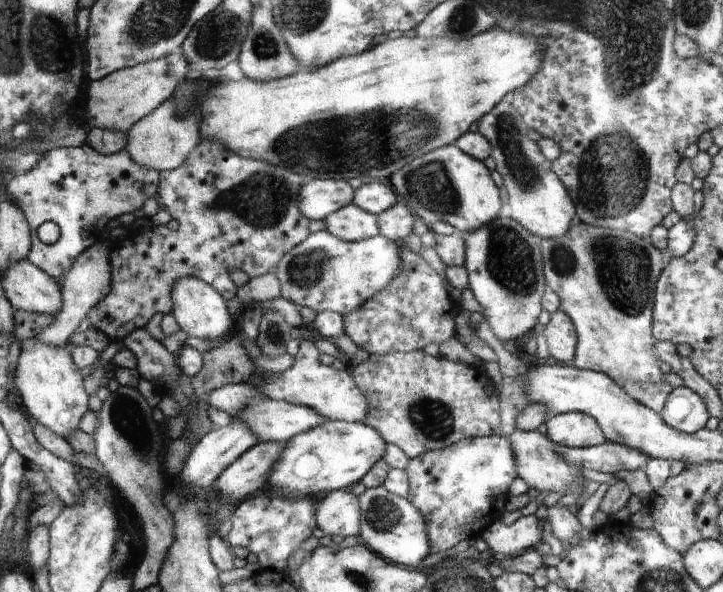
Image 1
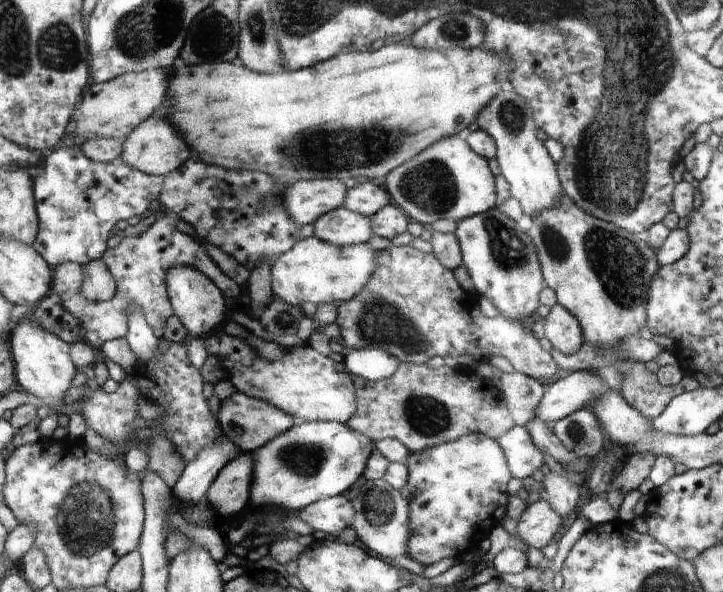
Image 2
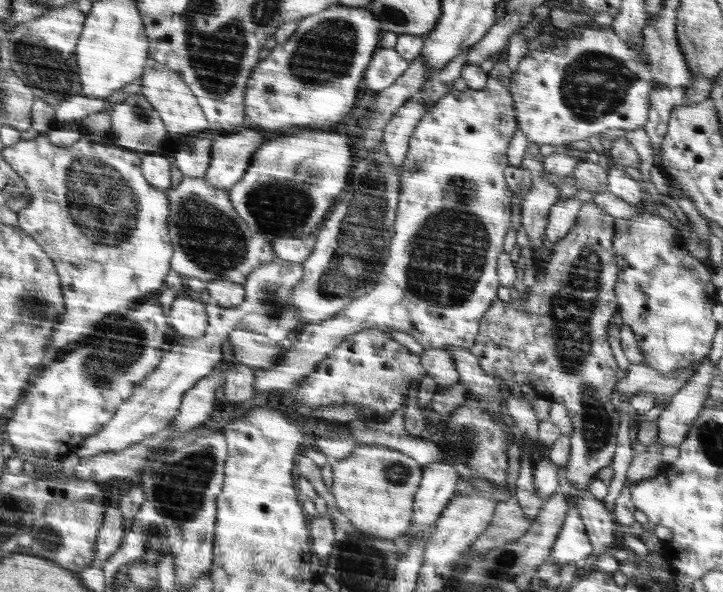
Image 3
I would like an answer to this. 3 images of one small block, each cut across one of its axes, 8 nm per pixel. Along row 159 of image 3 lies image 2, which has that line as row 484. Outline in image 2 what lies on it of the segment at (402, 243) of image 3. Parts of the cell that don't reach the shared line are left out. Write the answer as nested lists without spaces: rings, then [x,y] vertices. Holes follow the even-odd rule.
[[[471,433],[423,452],[411,453],[405,466],[407,480],[401,494],[412,502],[412,530],[416,530],[416,538],[412,538],[412,554],[406,556],[425,568],[446,556],[467,556],[472,550],[478,550],[480,542],[490,536],[490,531],[509,516],[507,485],[513,478],[510,464],[503,448],[487,435]]]

